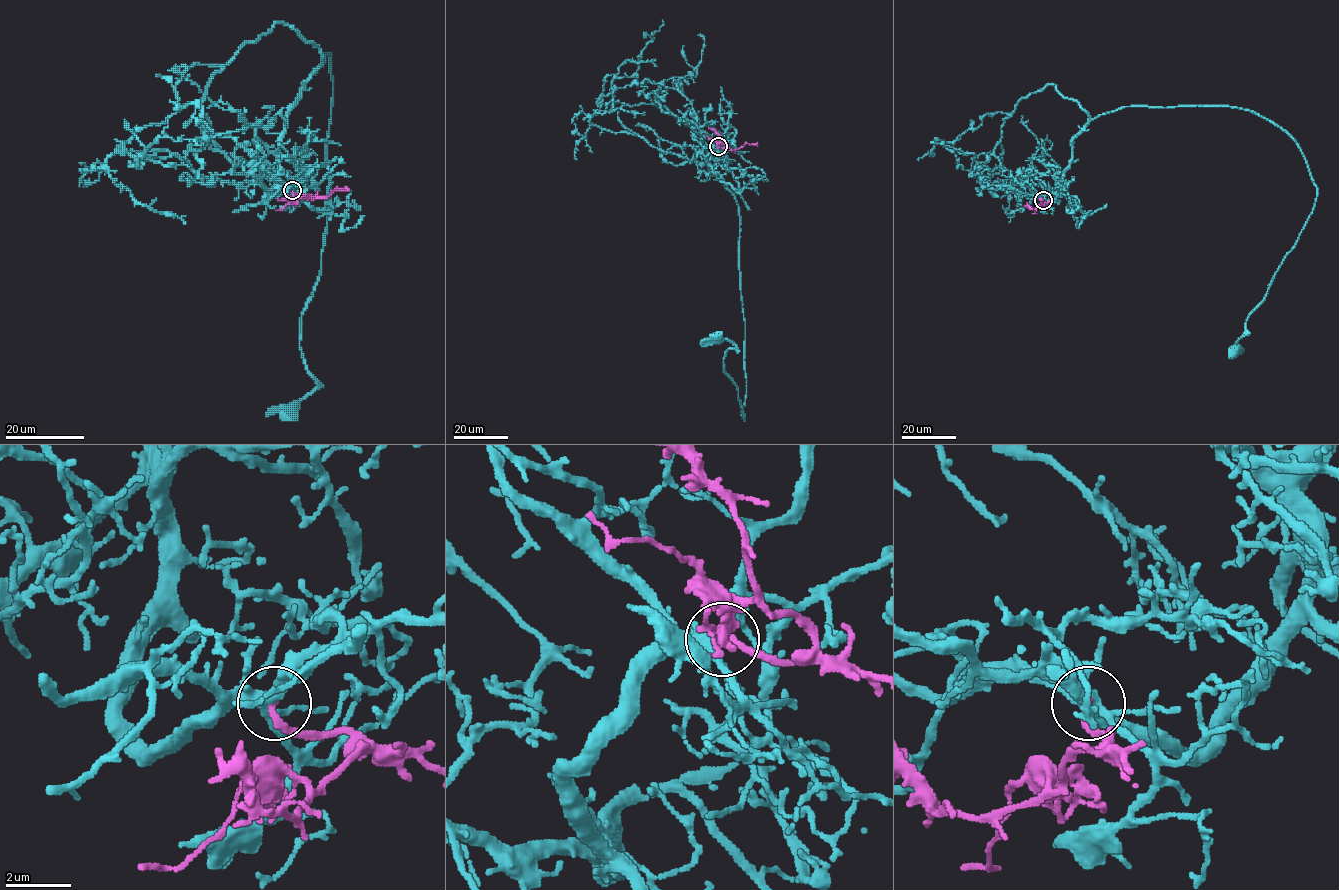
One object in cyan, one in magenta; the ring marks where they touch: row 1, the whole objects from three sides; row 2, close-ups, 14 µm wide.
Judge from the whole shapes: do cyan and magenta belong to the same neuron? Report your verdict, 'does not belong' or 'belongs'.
does not belong

